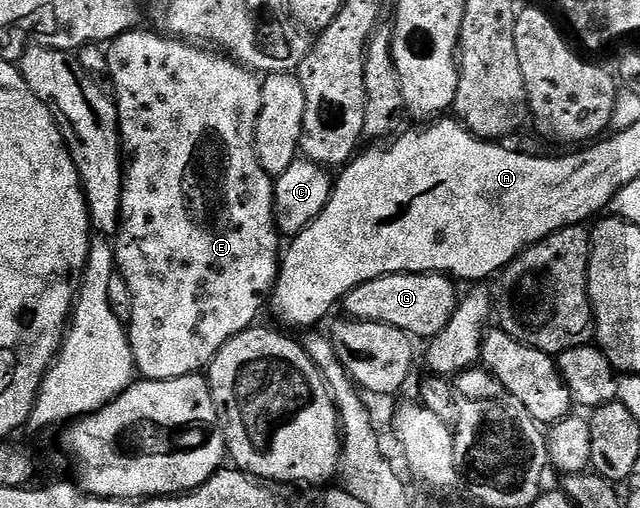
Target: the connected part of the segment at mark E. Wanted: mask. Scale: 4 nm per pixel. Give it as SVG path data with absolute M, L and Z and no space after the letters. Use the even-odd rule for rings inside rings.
M134 28L120 34L118 38L114 38L108 43L107 53L109 55L109 72L108 77L113 78L113 86L117 89L115 93L115 105L117 107L117 126L121 129L121 156L123 162L123 177L121 180L121 221L117 227L115 235L115 253L117 255L116 273L123 276L123 280L127 280L127 288L131 288L131 316L127 323L127 333L129 343L133 349L133 360L135 370L142 379L151 382L166 382L167 380L175 380L179 376L187 376L188 374L196 374L204 371L212 362L213 358L219 352L219 348L223 348L223 344L227 344L227 340L231 340L235 336L239 336L243 331L250 329L254 325L253 322L257 318L257 313L261 309L266 309L267 303L270 301L273 288L277 285L277 271L279 263L283 257L283 238L277 233L277 225L275 224L275 216L273 215L273 183L274 179L269 177L269 173L259 164L257 153L253 147L253 129L257 123L259 116L259 108L261 107L261 84L262 79L258 77L252 70L242 66L239 62L234 62L232 58L212 49L202 48L200 45L192 42L183 42L180 38L168 37L156 29L141 30L142 28Z

